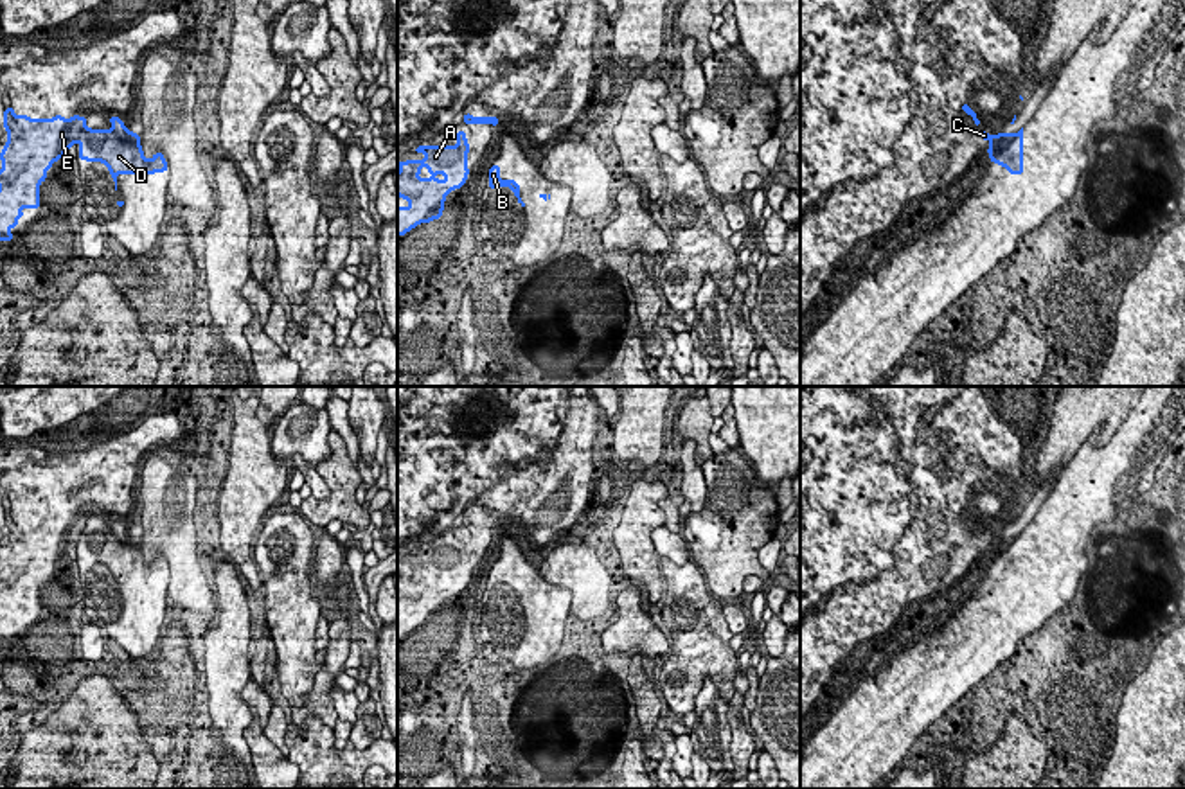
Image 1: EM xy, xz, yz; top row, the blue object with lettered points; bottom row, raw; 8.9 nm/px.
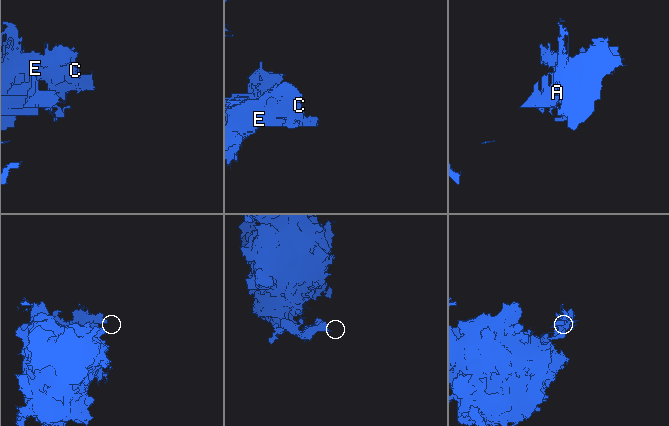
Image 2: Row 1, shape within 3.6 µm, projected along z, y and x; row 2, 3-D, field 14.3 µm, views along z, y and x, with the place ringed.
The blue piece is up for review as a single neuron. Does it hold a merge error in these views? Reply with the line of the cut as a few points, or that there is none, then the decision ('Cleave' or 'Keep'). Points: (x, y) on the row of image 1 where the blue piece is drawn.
No split. Keep

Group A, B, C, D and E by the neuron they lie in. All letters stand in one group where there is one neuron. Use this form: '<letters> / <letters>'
A B C D E

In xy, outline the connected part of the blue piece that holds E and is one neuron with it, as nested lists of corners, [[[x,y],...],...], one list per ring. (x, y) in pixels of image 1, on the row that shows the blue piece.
[[[14,108],[4,110],[4,129],[7,131],[7,142],[0,151],[0,162],[4,164],[0,169],[0,243],[13,241],[11,230],[18,226],[20,217],[25,217],[25,208],[40,208],[40,183],[47,180],[47,171],[52,167],[52,164],[63,158],[76,142],[79,144],[79,160],[102,162],[108,167],[108,173],[115,182],[115,191],[119,174],[155,174],[169,171],[169,165],[160,151],[155,153],[151,160],[144,156],[140,135],[128,129],[120,117],[108,119],[111,122],[110,129],[88,129],[88,117],[72,115],[70,119],[65,119],[63,115],[54,115],[52,119],[31,119],[29,115],[16,115]]]

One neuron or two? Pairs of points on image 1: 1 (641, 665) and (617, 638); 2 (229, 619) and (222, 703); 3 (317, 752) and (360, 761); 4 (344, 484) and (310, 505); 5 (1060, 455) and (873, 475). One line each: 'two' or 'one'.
1: two
2: one
3: one
4: one
5: two

